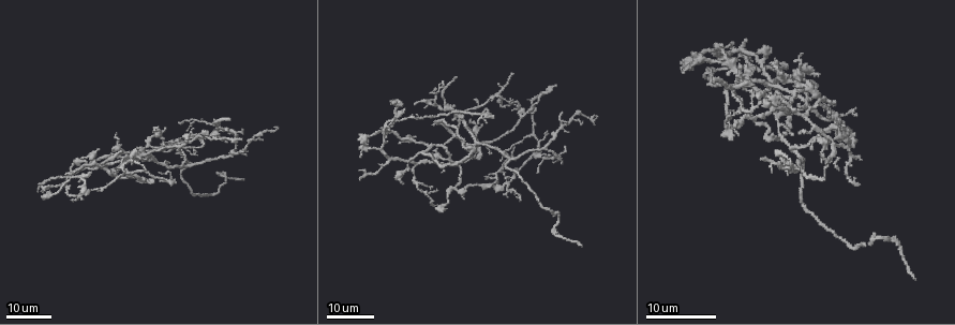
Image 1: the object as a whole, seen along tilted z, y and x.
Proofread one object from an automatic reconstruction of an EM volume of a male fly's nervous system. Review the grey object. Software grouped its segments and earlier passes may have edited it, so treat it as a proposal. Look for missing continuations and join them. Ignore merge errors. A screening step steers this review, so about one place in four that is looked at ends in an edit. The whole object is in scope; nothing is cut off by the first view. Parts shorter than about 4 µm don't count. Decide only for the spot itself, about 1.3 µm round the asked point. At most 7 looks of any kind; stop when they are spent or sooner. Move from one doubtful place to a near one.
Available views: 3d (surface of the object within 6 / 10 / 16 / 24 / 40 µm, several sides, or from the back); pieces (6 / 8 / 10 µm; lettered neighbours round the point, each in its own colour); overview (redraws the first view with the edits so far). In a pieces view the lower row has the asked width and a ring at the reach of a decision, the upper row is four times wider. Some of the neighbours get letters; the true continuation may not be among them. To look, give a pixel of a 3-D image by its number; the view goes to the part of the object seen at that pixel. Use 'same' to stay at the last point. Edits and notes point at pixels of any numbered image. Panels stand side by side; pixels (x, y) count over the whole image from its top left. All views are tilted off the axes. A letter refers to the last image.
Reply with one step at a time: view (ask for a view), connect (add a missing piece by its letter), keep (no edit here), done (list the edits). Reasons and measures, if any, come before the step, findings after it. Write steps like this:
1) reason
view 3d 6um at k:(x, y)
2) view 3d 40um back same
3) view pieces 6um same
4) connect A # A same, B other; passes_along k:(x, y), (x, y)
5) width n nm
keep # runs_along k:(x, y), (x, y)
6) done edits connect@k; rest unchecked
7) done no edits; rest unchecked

view 3d 16um at 1:(762, 158)

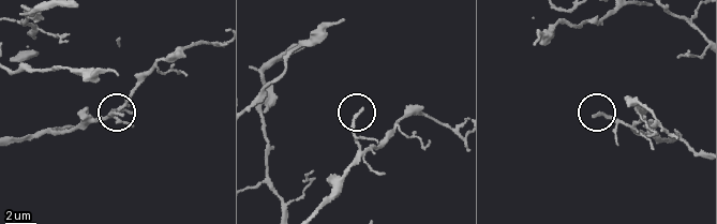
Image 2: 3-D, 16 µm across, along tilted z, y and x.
view pieces 6um at 2:(596, 116)

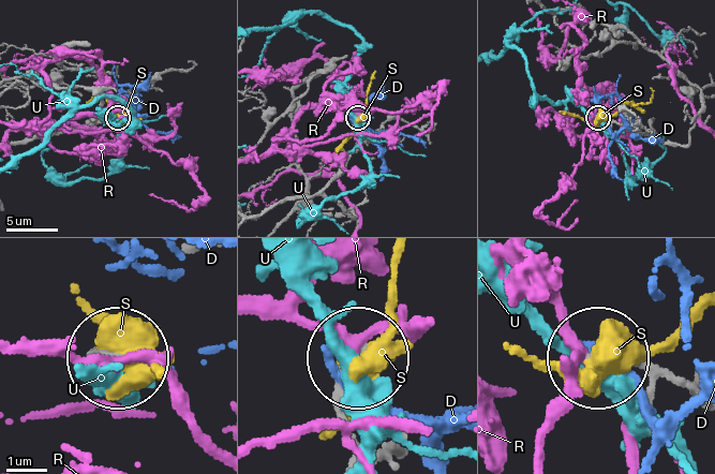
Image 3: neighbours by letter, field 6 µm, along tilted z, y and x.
width 180 nm
keep # D other, R other, S other, U other; no lettered piece goes on from it

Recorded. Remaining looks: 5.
thin end
view 3d 16um at 1:(400, 182)

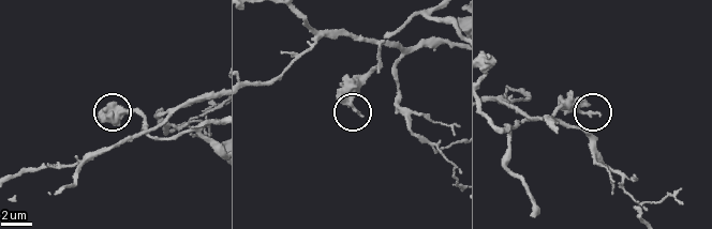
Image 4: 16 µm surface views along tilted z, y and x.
view 3d 10um at 4:(598, 112)

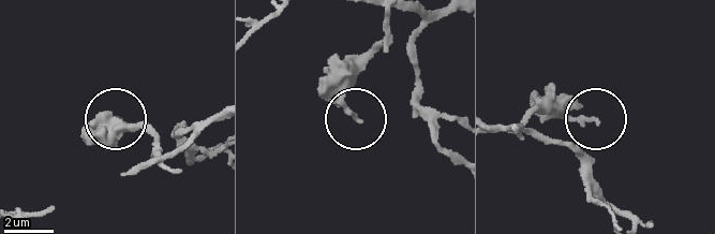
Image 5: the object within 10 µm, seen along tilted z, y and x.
view pieces 6um at 5:(357, 120)

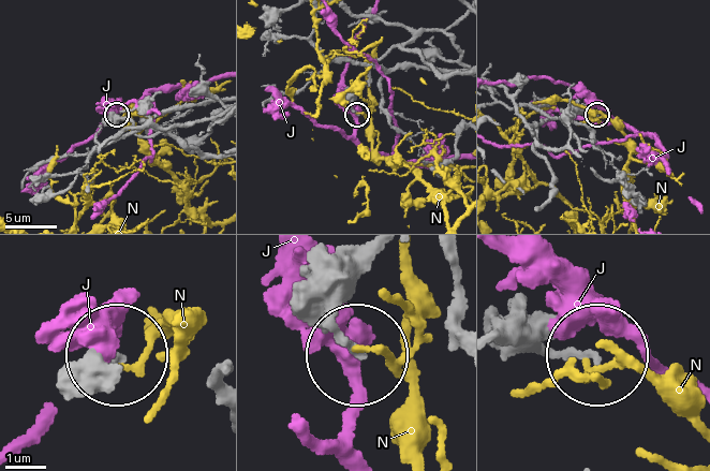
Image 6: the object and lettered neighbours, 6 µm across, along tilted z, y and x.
keep # J other, N other; runs_along 6:(494, 338), (542, 335), (590, 354); none of them fits

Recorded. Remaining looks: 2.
free end
view 3d 16um at 1:(37, 189)

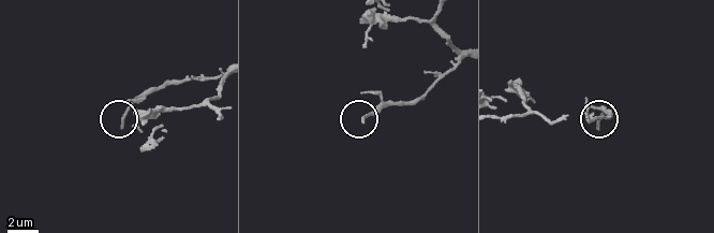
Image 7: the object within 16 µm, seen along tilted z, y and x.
view pieces 8um at 7:(599, 127)

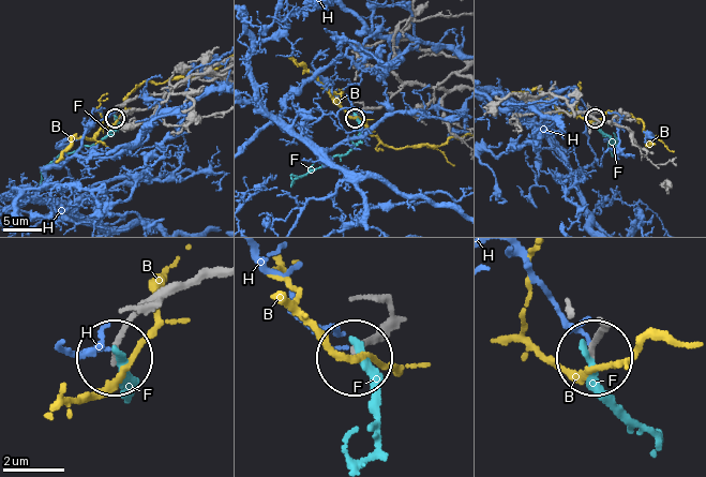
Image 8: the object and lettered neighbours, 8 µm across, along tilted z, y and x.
keep # B other, F other, H other; no lettered piece goes on from it

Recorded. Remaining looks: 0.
done no edits; rest unchecked

